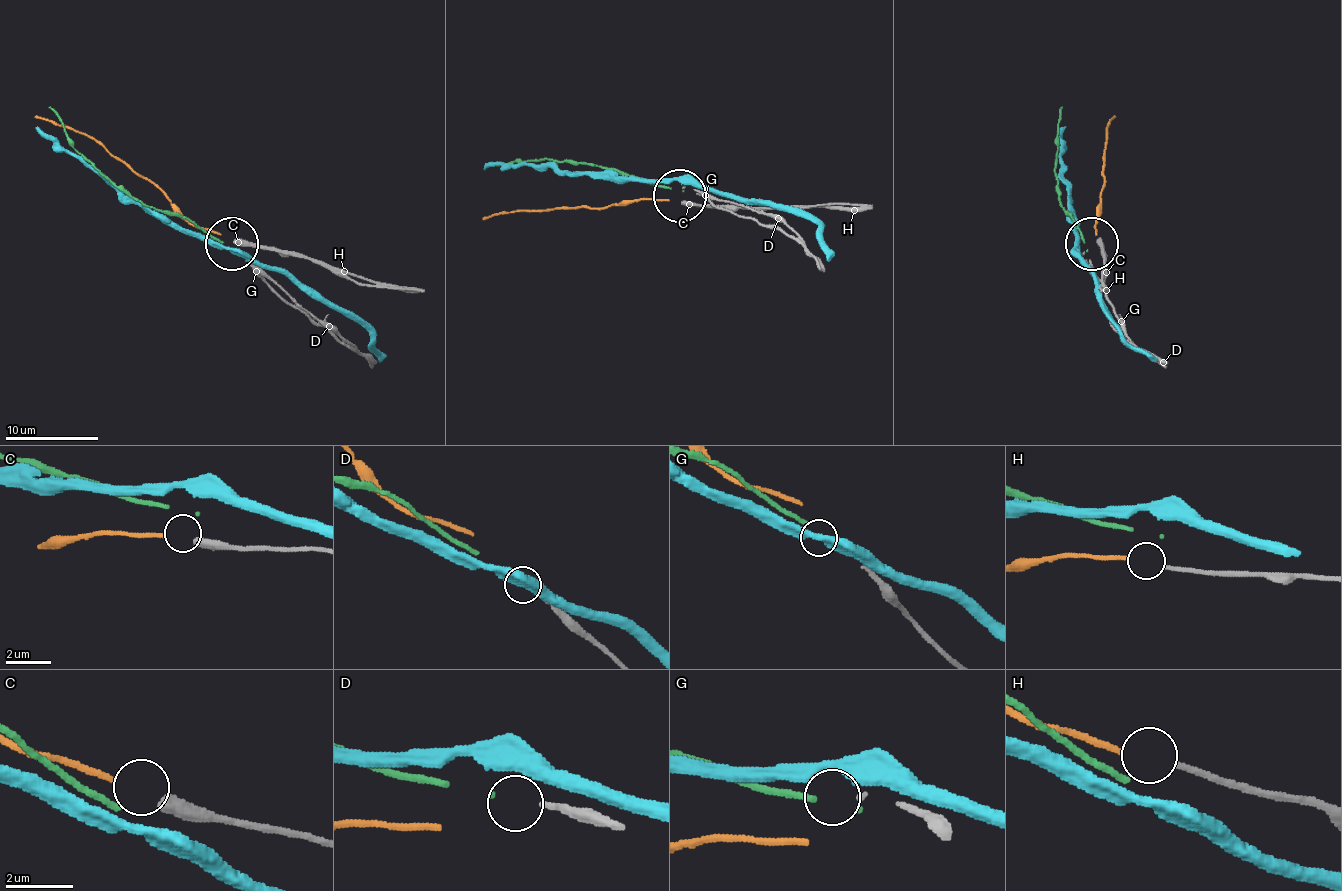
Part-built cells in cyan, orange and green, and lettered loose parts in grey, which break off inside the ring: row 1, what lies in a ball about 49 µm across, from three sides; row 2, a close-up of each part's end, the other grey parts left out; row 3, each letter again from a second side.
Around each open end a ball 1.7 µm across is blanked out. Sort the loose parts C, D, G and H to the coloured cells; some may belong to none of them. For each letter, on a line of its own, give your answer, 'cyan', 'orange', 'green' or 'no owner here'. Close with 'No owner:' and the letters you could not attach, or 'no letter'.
C: orange
D: green
G: no owner here
H: no owner here
No owner: G, H

